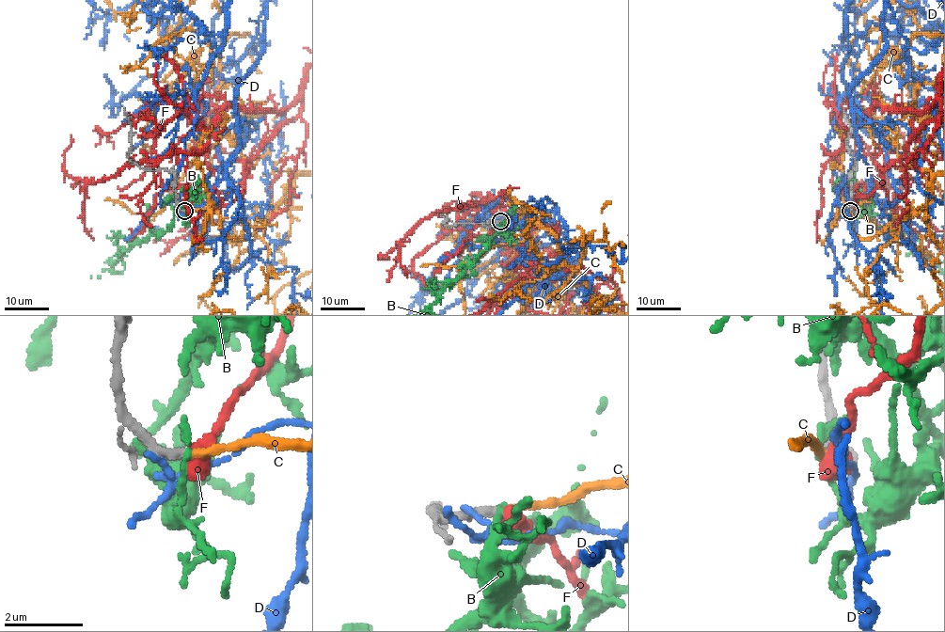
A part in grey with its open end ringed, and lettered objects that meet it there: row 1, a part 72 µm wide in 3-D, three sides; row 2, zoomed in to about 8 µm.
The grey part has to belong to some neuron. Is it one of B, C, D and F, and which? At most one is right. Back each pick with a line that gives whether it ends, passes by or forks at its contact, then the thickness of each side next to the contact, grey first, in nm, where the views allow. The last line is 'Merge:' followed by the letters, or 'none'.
C: It ends there. Thickness 240 nm (grey) against 200 nm
Merge: C

